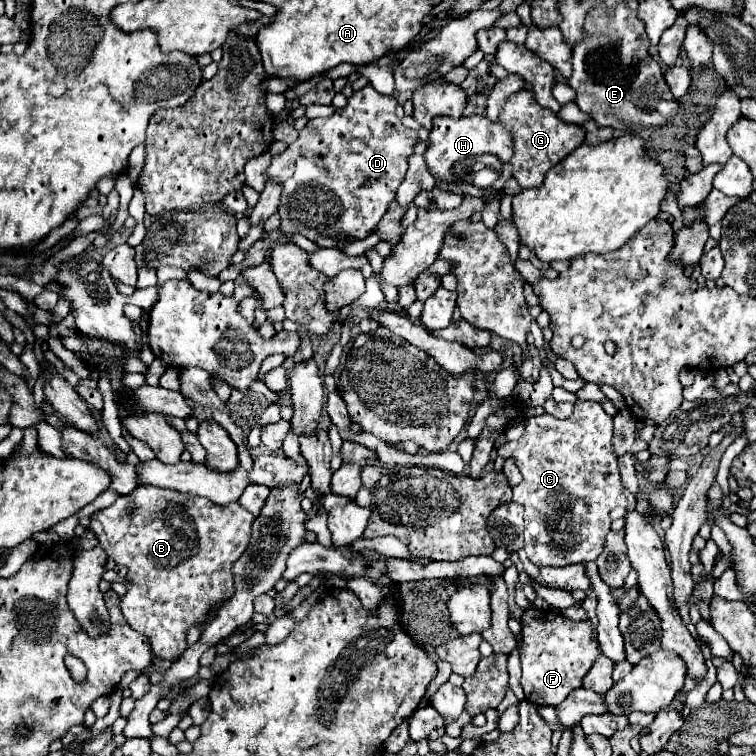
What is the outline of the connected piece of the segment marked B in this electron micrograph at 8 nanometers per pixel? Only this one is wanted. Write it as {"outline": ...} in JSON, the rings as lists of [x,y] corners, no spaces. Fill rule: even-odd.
{"outline":[[[147,485],[137,487],[131,495],[121,495],[115,505],[91,515],[89,529],[97,535],[99,545],[107,551],[107,557],[111,557],[117,565],[125,565],[129,569],[125,581],[127,592],[121,598],[123,617],[135,631],[147,637],[155,657],[175,661],[177,653],[183,653],[187,649],[187,629],[205,619],[215,603],[231,599],[231,595],[235,593],[233,563],[249,545],[253,519],[253,513],[249,513],[237,501],[229,503],[227,507],[219,507],[209,499],[197,495]],[[119,515],[123,515],[123,529],[119,521],[119,531],[115,535],[109,535],[109,531],[105,531],[105,521],[117,519]]]}

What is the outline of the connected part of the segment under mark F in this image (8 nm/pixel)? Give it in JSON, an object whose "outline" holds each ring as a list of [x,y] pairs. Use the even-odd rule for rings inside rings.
{"outline":[[[529,607],[521,617],[521,625],[523,625],[523,629],[521,629],[521,639],[523,639],[521,687],[525,691],[525,699],[535,705],[559,705],[573,689],[577,689],[581,685],[581,679],[587,675],[589,667],[593,667],[595,659],[599,657],[599,641],[595,639],[593,623],[591,621],[571,621],[557,611]]]}

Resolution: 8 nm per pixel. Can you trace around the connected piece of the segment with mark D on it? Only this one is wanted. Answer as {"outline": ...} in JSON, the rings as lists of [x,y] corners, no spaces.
{"outline":[[[371,85],[355,91],[343,109],[337,109],[327,119],[311,119],[299,133],[297,141],[287,147],[285,153],[273,157],[267,169],[269,179],[283,185],[281,193],[281,229],[287,235],[301,233],[315,241],[321,235],[339,237],[347,235],[353,239],[365,239],[373,227],[385,215],[389,203],[393,201],[397,187],[407,173],[407,161],[413,155],[415,143],[419,141],[417,131],[407,129],[395,115],[397,99],[393,95],[381,95]]]}

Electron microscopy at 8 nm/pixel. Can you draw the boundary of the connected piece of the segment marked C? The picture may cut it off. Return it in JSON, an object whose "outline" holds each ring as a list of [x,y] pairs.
{"outline":[[[577,401],[567,419],[557,419],[547,413],[525,421],[525,433],[517,441],[509,441],[497,449],[503,459],[513,459],[523,481],[513,487],[513,501],[525,509],[525,553],[537,567],[563,567],[581,561],[595,561],[605,545],[611,529],[609,513],[615,507],[635,507],[635,495],[621,483],[617,455],[613,453],[613,419],[595,401]]]}

